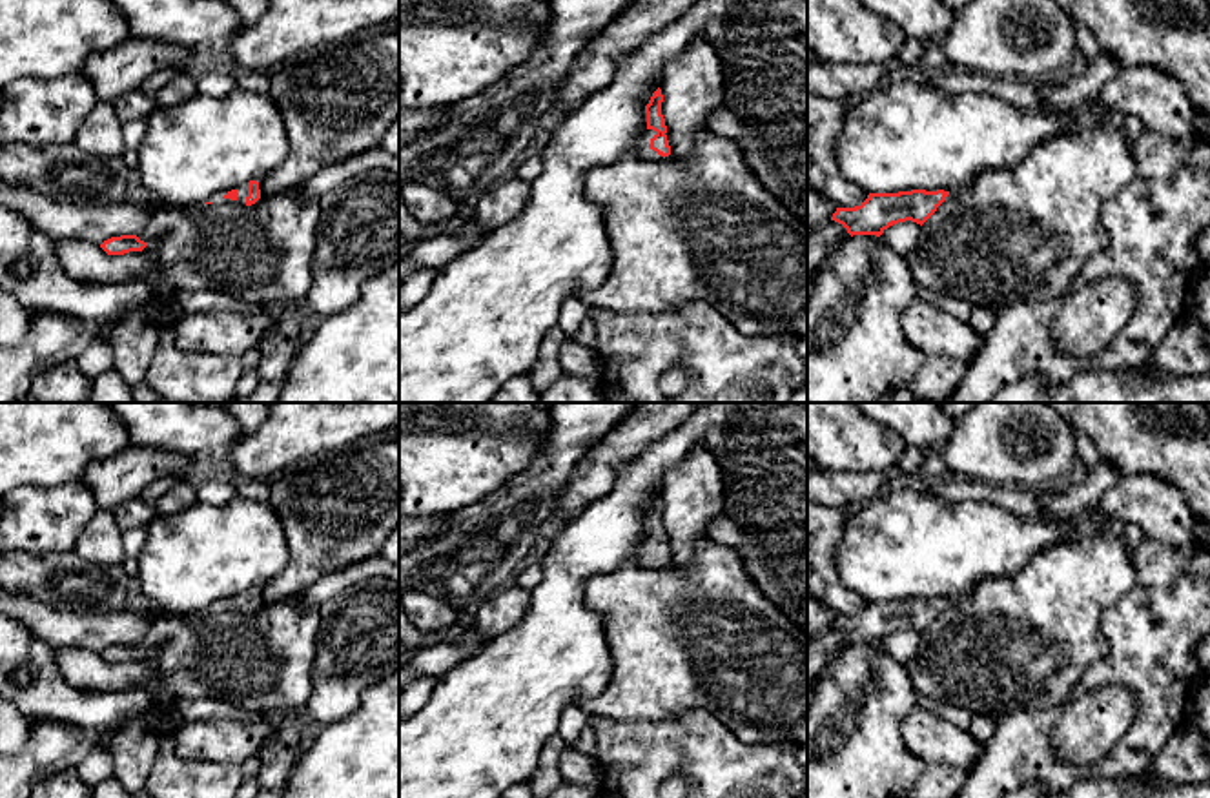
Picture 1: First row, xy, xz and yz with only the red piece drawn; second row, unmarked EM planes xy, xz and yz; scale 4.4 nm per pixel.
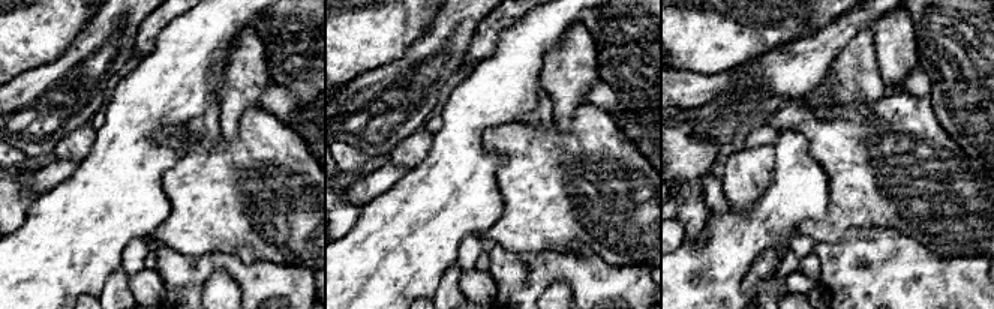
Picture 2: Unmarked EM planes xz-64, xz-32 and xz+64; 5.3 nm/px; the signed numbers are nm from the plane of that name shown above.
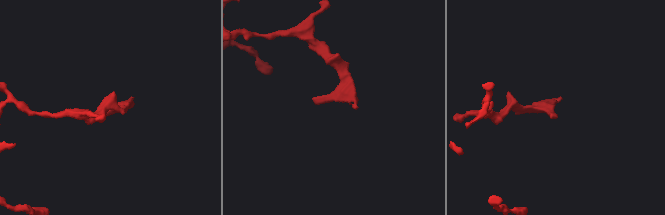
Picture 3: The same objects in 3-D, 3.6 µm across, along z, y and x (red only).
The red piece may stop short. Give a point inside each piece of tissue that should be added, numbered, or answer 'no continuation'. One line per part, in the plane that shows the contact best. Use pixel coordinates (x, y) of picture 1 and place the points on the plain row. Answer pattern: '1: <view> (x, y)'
1: xz (644, 558)

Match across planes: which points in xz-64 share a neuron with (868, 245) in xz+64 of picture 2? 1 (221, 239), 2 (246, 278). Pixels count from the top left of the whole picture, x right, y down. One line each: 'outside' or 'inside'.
1: outside
2: inside

